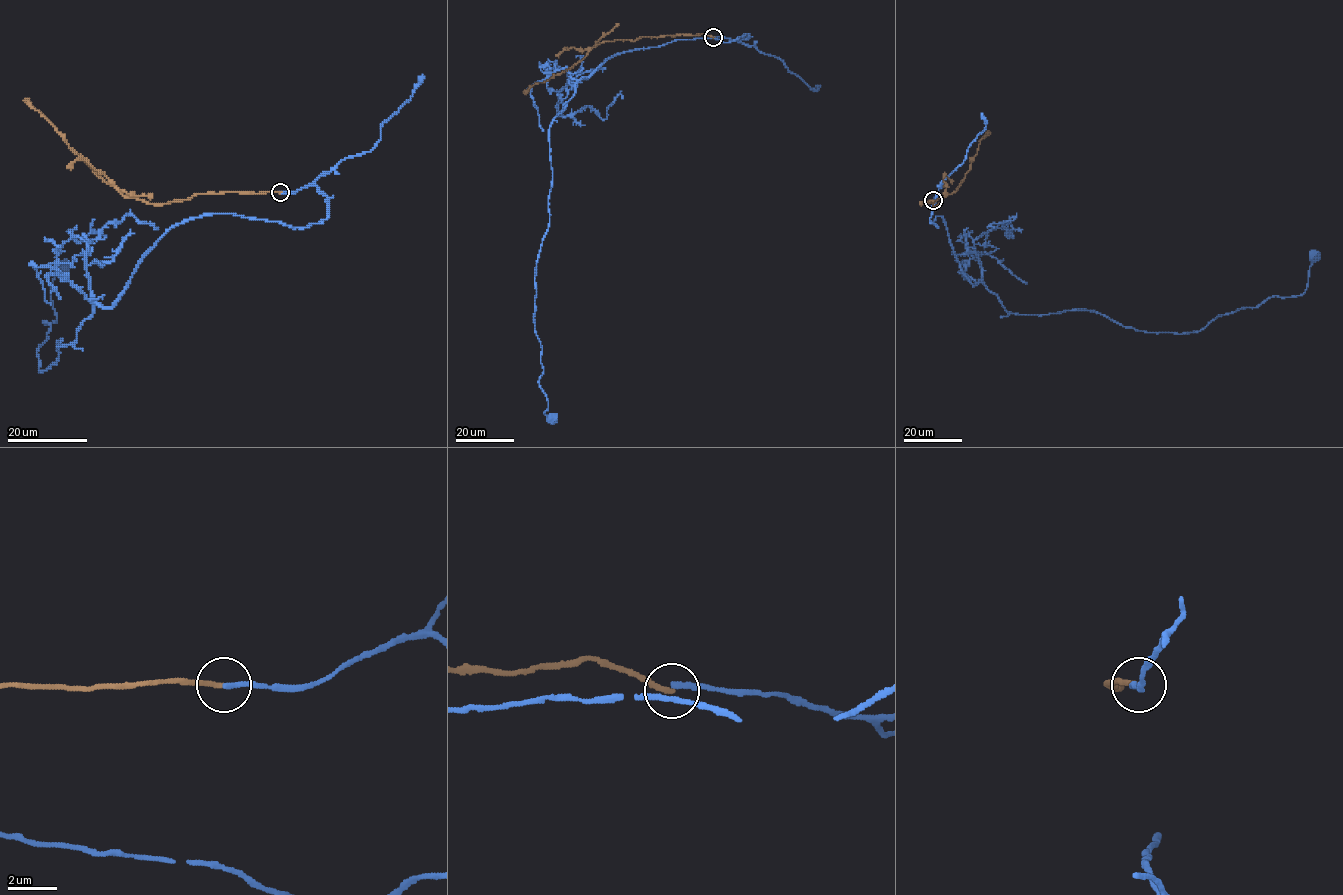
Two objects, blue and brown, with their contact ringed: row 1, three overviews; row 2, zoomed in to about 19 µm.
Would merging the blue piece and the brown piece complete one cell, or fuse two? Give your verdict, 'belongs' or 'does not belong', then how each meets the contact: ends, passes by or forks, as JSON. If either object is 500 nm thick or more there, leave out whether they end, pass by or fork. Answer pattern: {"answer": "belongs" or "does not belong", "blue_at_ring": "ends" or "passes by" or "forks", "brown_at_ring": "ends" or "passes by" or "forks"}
{"answer": "does not belong", "blue_at_ring": "ends", "brown_at_ring": "ends"}

